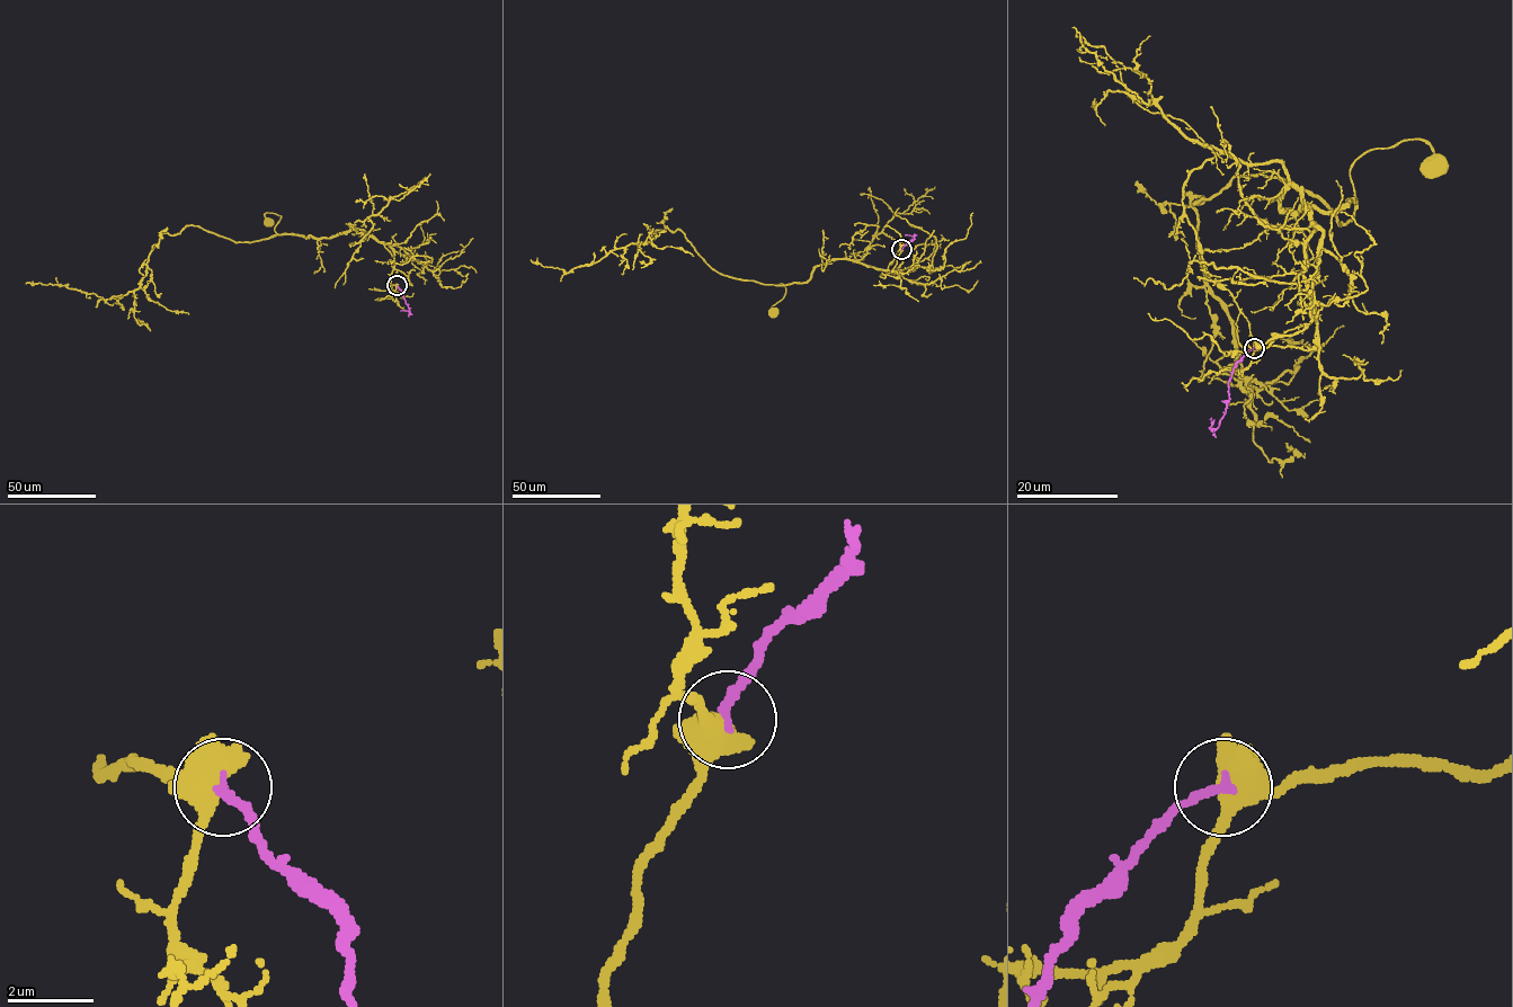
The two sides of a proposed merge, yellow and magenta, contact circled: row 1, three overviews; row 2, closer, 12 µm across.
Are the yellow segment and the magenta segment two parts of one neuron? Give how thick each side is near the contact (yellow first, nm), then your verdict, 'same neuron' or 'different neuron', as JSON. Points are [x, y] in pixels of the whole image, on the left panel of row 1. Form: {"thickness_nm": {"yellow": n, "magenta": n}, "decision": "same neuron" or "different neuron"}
{"thickness_nm": {"yellow": 600, "magenta": 240}, "decision": "different neuron"}

